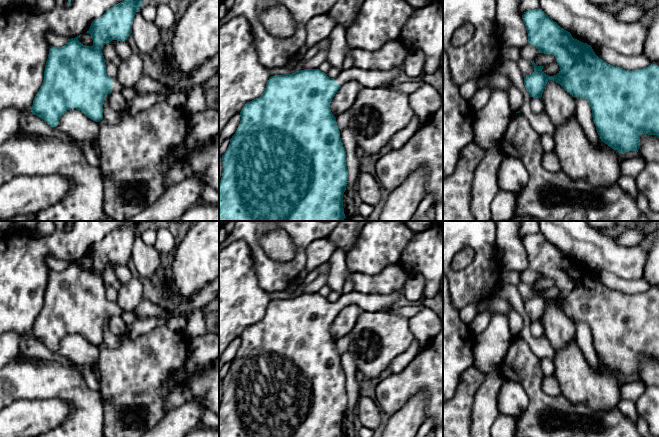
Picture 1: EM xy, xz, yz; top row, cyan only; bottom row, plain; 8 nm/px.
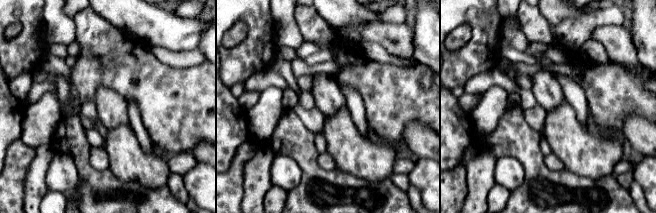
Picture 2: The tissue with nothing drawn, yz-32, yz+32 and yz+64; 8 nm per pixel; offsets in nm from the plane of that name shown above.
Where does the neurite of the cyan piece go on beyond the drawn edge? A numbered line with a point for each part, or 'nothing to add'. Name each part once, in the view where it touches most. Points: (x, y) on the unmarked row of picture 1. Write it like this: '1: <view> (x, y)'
1: xy (117, 310)

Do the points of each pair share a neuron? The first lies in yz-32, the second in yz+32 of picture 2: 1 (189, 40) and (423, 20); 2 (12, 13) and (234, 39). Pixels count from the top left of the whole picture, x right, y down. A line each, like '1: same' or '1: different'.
1: different
2: different

